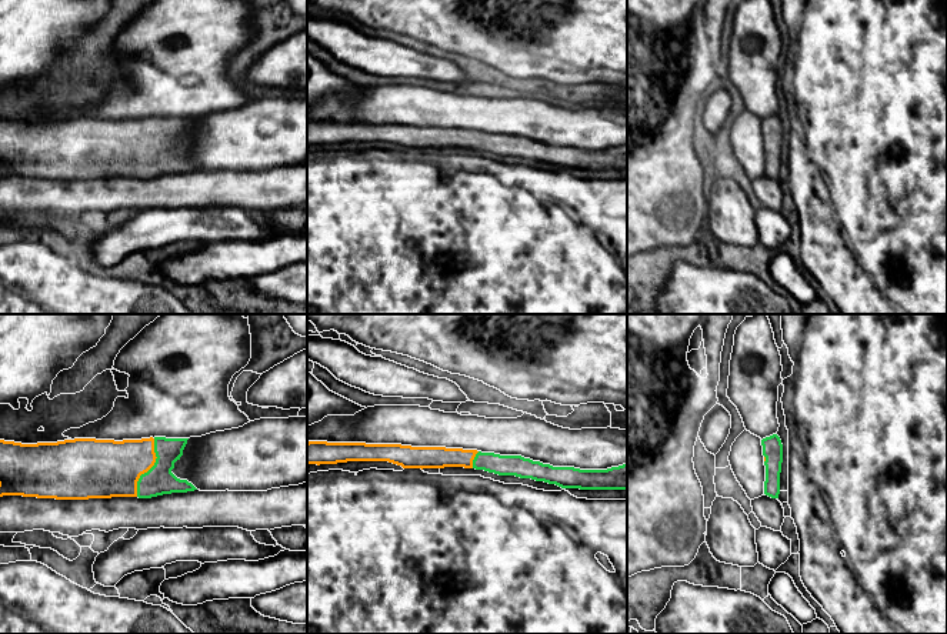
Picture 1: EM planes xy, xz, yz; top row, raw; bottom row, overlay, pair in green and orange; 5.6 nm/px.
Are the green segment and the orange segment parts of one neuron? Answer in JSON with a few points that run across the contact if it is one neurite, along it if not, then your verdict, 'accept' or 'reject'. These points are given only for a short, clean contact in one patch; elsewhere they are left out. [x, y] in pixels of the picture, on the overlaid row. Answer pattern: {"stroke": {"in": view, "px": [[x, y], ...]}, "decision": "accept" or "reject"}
{"stroke": {"in": "xy", "px": [[159, 480], [150, 469], [106, 469]]}, "decision": "accept"}

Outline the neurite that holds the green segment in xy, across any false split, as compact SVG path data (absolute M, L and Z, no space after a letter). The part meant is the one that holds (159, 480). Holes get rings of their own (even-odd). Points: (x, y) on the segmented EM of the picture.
M74 438L21 444L0 440L0 497L56 500L151 498L197 490L171 470L189 438Z

